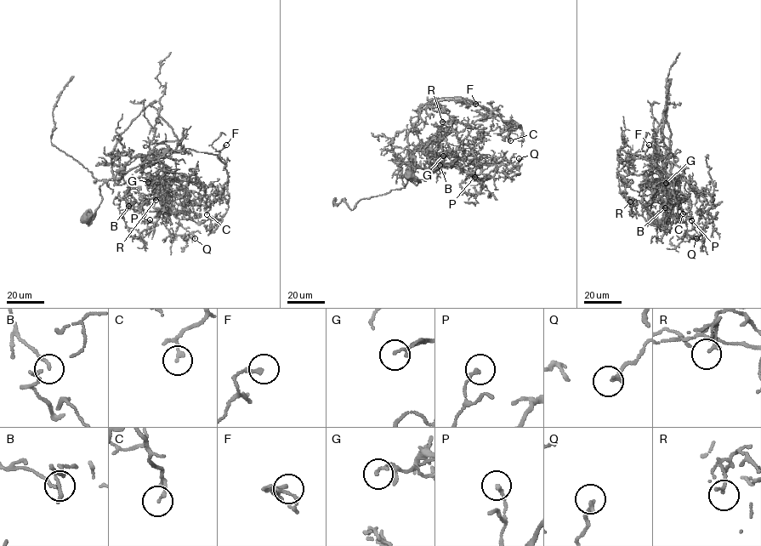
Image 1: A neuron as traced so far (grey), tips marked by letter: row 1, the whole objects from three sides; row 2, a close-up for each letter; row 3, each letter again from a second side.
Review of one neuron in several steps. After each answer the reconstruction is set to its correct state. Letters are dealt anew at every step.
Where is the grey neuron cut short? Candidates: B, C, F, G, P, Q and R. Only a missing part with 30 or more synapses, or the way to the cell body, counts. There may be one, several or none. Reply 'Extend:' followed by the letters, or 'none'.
Extend: none

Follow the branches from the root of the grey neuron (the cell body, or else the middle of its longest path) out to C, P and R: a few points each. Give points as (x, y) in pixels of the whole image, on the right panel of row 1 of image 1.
C: (653, 221), (669, 192), (661, 179), (631, 174), (621, 150), (670, 177), (683, 213)
P: (653, 221), (661, 218), (671, 197), (661, 184), (680, 176), (702, 203), (692, 228), (691, 220)
R: (653, 221), (671, 197), (663, 182), (631, 174), (630, 163), (619, 162), (620, 193), (635, 213), (630, 201)

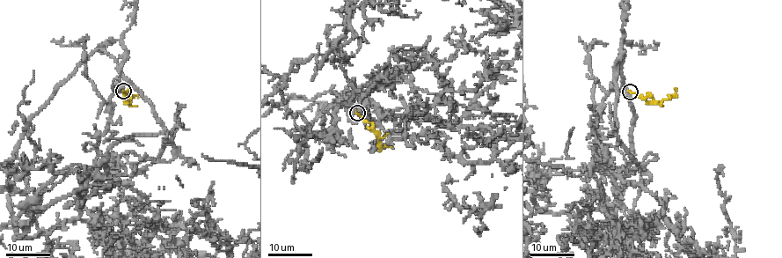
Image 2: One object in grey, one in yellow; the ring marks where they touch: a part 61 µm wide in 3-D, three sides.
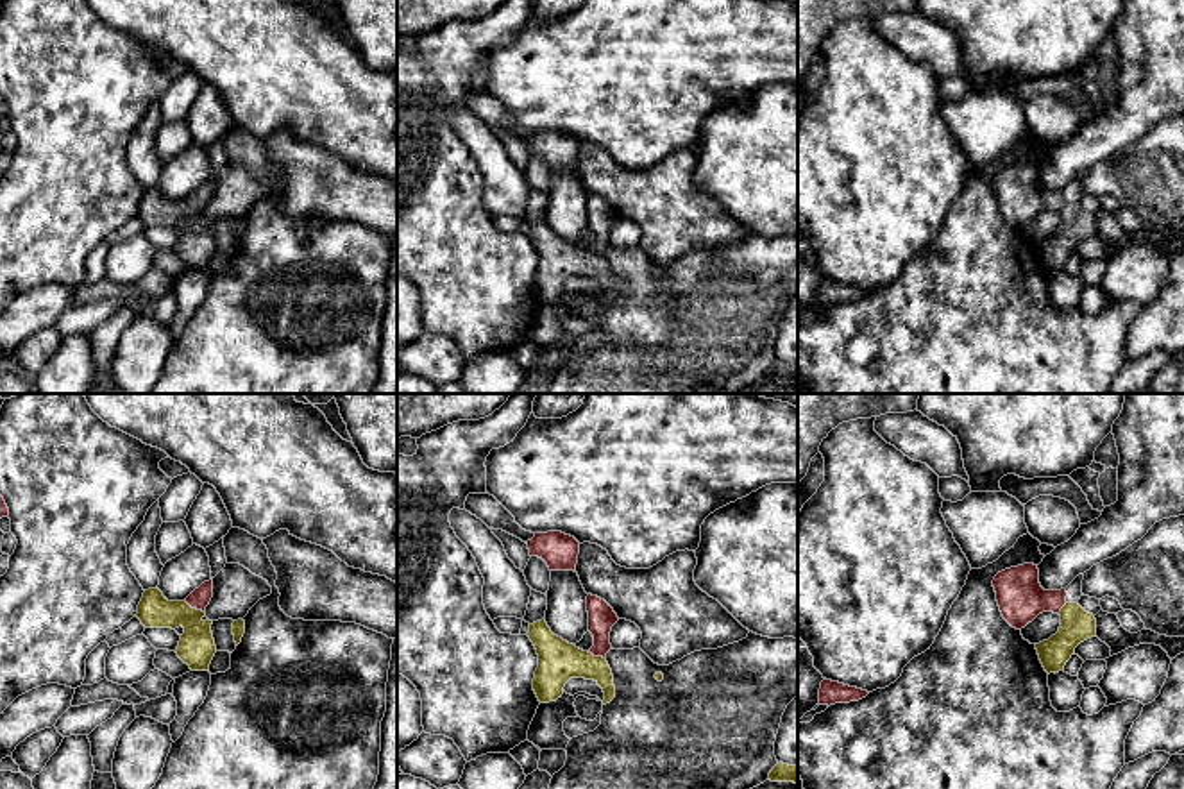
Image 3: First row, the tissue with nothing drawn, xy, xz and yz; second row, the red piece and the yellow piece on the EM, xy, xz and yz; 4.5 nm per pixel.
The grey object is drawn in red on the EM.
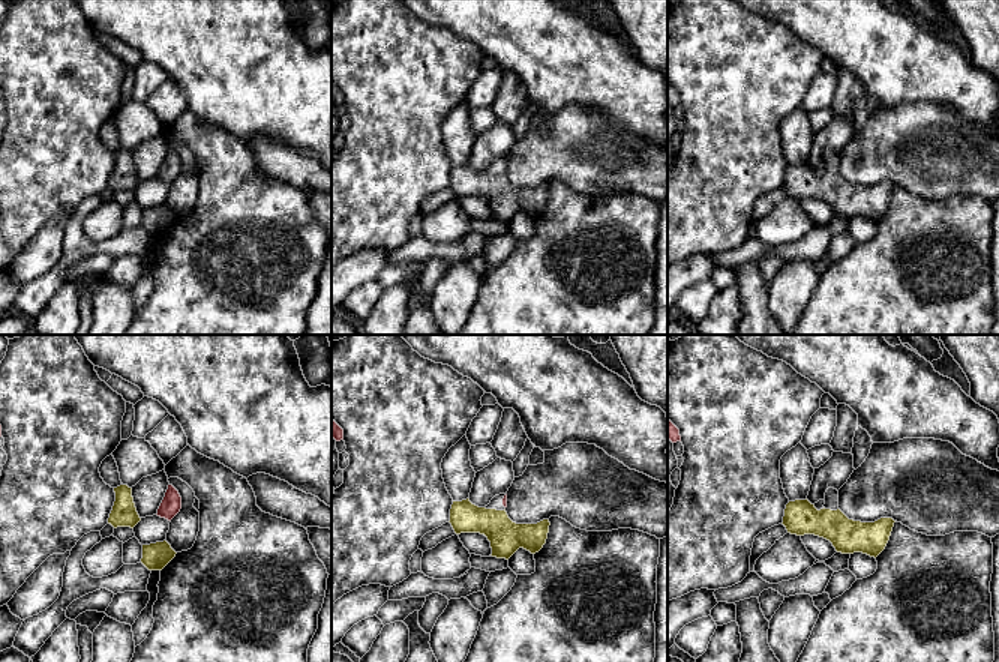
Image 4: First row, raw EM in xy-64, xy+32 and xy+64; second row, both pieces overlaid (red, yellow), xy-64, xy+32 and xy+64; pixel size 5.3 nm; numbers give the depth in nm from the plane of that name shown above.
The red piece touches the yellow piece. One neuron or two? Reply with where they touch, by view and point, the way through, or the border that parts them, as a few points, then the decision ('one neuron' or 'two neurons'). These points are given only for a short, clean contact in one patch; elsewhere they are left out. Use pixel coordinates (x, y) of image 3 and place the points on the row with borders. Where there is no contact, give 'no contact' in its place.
contact xy (195, 607); way xy (199, 598), (195, 607), (195, 648); one neuron

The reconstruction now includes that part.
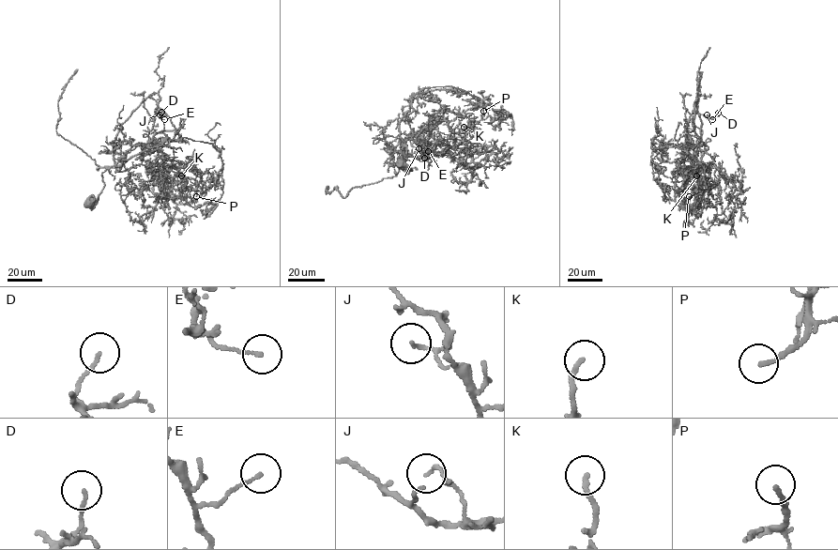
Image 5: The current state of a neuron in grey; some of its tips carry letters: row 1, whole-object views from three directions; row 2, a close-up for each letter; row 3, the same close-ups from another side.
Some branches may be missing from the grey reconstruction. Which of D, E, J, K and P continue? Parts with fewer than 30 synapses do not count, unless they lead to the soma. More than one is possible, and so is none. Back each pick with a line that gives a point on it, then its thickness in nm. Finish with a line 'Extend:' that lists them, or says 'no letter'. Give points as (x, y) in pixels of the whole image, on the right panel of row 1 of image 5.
K: at (696, 175); 170 nm thick
P: at (689, 196); 170 nm thick
Extend: K, P

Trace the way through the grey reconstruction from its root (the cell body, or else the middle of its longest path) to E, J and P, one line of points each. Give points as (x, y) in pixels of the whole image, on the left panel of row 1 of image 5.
E: (88, 204), (95, 201), (103, 189), (102, 173), (134, 145), (147, 143), (157, 112), (159, 117), (164, 119)
J: (88, 204), (103, 189), (102, 173), (134, 145), (147, 143), (153, 116), (157, 112), (159, 114)
P: (88, 204), (103, 189), (104, 171), (113, 167), (123, 171), (148, 163), (174, 183), (190, 186), (196, 196)

